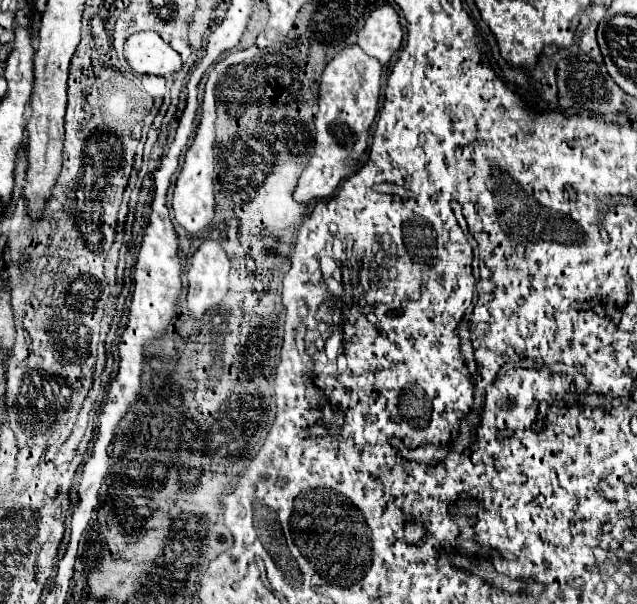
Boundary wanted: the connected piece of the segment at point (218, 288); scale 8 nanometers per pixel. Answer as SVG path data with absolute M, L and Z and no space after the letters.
M204 241L188 269L188 309L194 319L216 307L228 293L230 259L216 241Z

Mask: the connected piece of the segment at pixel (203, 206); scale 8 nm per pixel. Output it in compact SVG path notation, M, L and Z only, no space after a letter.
M202 115L200 125L196 129L194 143L186 151L184 167L176 179L176 187L172 193L172 209L174 219L188 231L198 233L206 229L216 215L214 201L214 141L216 141L216 125L212 123L212 115Z

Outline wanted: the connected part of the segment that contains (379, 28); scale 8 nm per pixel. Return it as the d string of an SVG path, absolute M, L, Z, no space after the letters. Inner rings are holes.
M380 5L372 9L366 25L358 33L358 45L364 53L376 57L382 65L388 65L402 45L402 35L402 27L392 5Z

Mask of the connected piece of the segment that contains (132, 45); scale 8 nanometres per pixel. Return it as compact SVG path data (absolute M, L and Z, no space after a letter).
M154 31L134 33L124 45L124 57L140 75L170 77L182 69L180 55Z

